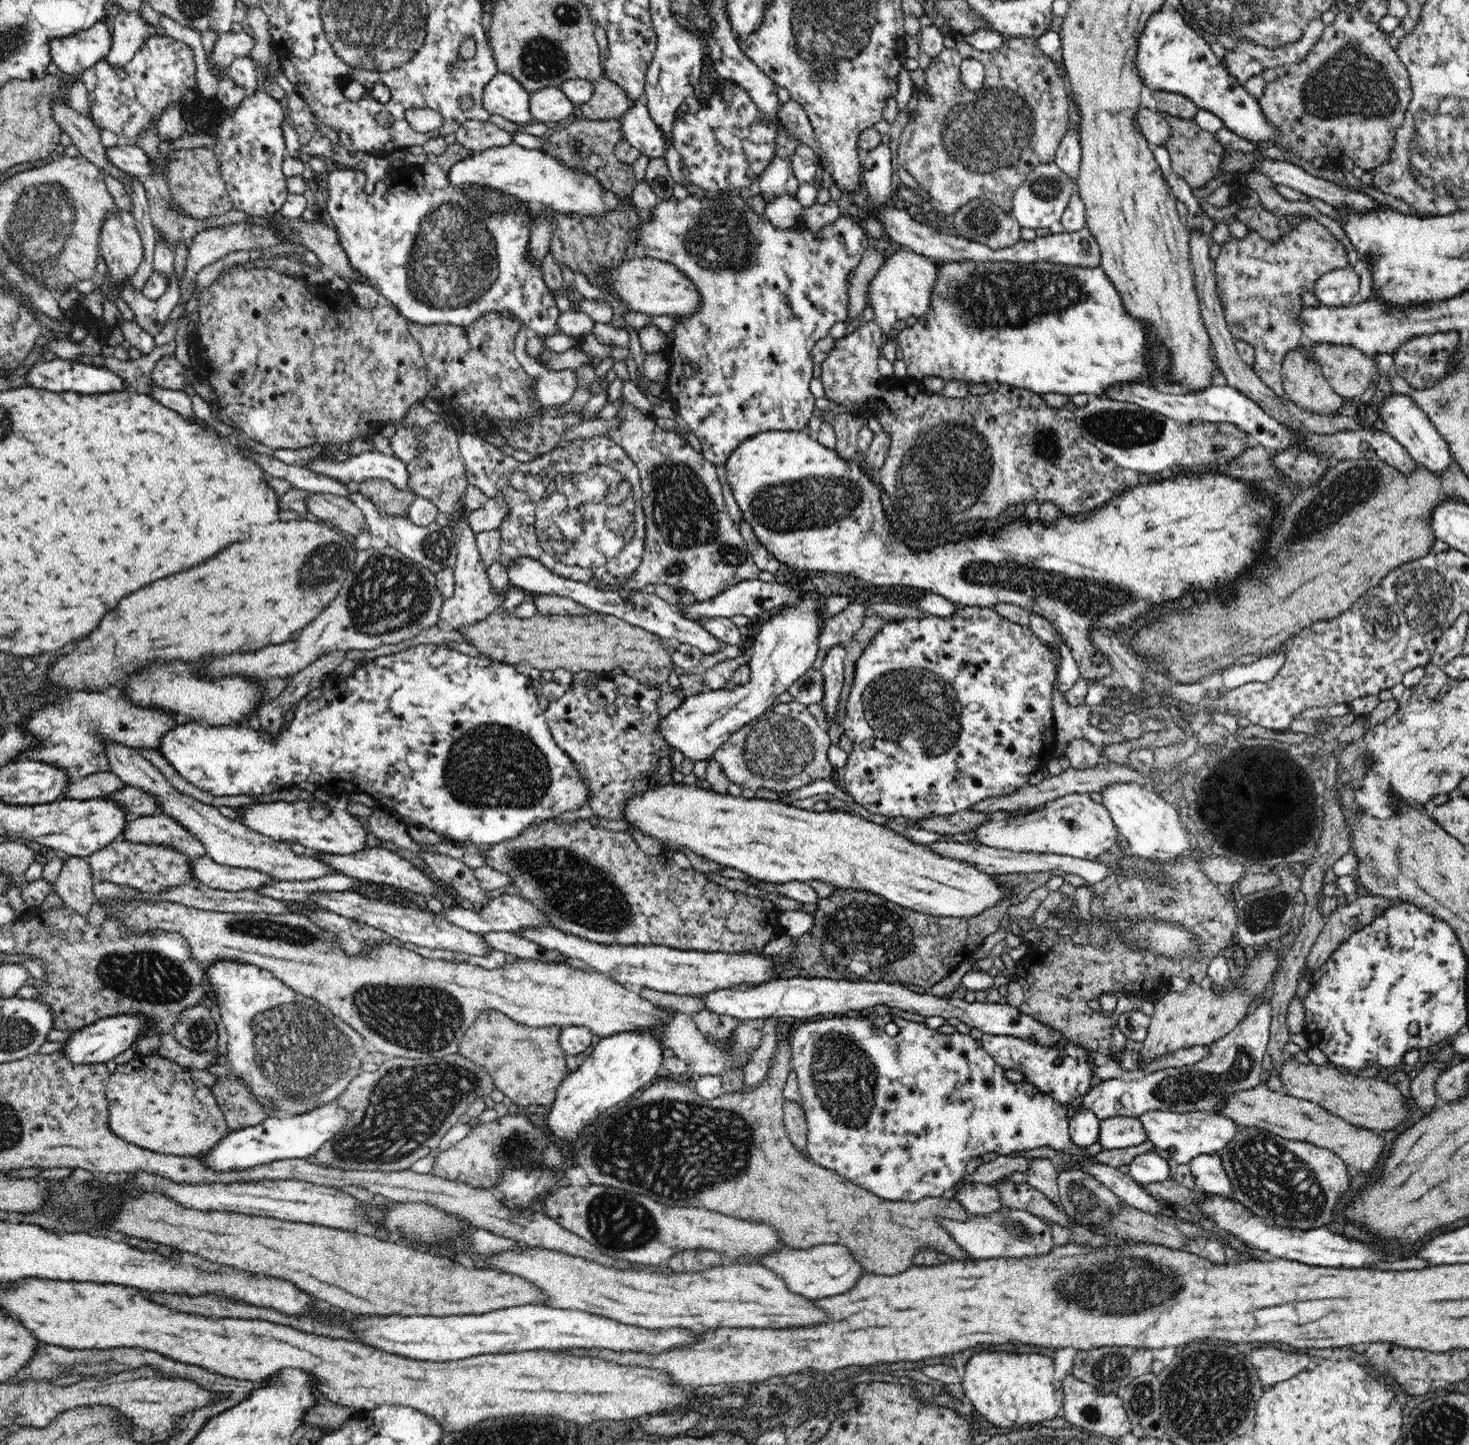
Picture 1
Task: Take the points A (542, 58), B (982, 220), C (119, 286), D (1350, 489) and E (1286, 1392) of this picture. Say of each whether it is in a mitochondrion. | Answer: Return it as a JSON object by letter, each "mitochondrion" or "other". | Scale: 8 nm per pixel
{"A":"mitochondrion","B":"mitochondrion","C":"other","D":"mitochondrion","E":"other"}

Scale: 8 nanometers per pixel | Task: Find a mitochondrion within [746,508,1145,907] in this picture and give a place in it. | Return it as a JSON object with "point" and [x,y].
{"point":[915,707]}

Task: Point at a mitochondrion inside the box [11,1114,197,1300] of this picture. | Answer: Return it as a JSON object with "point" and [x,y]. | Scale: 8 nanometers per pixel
{"point":[96,1208]}

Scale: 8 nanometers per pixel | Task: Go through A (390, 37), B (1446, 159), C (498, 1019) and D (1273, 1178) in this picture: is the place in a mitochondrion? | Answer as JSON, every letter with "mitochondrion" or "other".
{"A":"mitochondrion","B":"mitochondrion","C":"other","D":"mitochondrion"}

